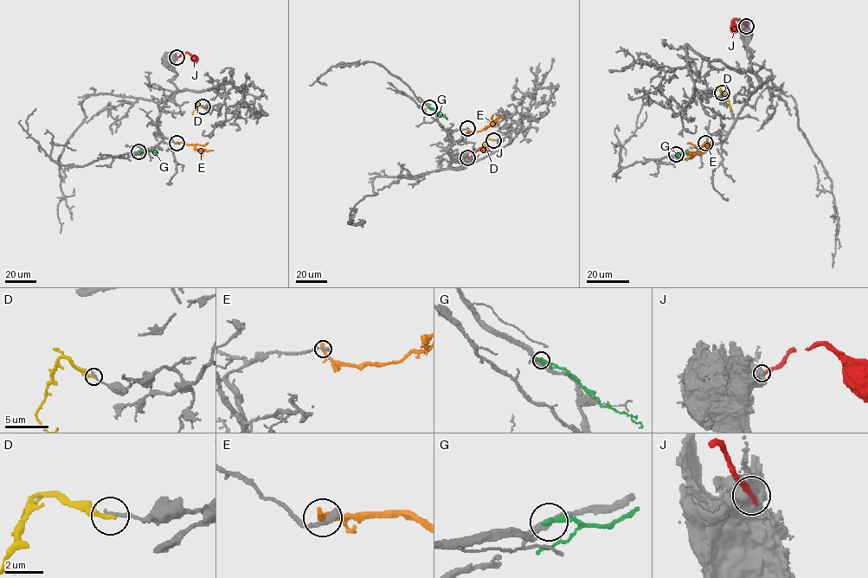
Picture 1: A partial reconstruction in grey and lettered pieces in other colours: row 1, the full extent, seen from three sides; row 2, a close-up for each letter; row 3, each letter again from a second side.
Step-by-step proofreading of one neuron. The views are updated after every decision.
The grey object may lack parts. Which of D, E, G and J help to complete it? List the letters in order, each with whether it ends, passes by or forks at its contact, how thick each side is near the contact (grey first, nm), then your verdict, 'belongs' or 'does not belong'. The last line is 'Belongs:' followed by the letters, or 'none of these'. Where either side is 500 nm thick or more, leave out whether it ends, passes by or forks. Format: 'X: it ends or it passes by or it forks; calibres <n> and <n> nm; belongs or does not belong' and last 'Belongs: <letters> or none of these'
D: it ends; calibres 200 and 280 nm; does not belong
E: it ends; calibres 400 and 360 nm; does not belong
G: it ends; calibres 280 and 280 nm; does not belong
J: calibres 800 and 320 nm; does not belong
Belongs: none of these

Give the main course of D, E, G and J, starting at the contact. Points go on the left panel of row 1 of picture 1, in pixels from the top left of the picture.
D: (202, 106), (196, 104), (192, 113), (197, 118)
E: (176, 143), (192, 144), (202, 150), (213, 150)
G: (138, 151), (156, 152)
J: (176, 58), (188, 53), (196, 62)

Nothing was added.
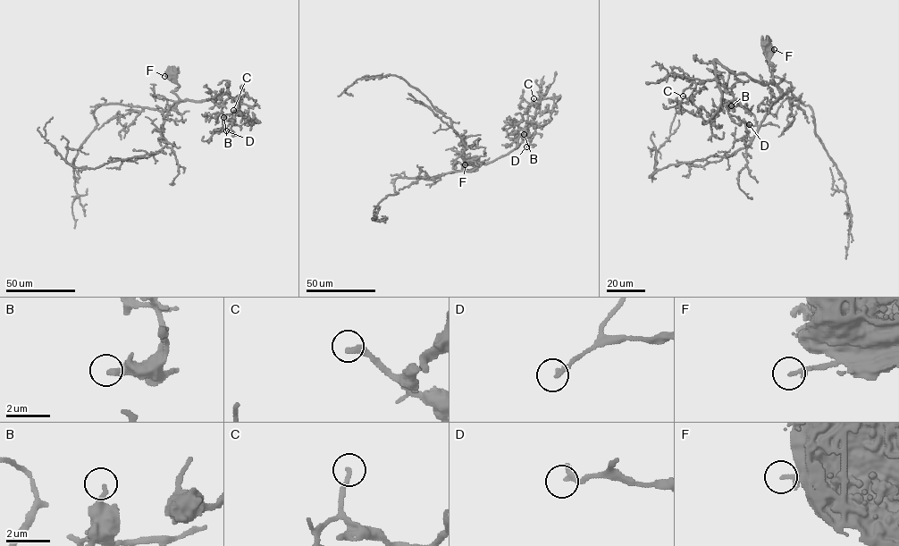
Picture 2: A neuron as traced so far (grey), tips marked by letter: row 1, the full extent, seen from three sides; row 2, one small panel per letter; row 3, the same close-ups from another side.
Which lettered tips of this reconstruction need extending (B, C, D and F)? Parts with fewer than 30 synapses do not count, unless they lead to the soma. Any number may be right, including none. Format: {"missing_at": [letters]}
{"missing_at": ["C"]}

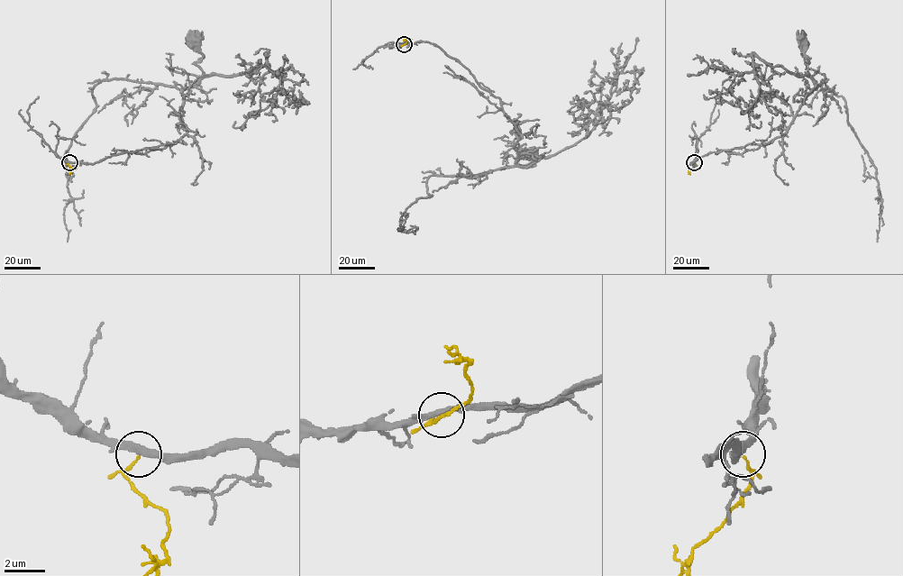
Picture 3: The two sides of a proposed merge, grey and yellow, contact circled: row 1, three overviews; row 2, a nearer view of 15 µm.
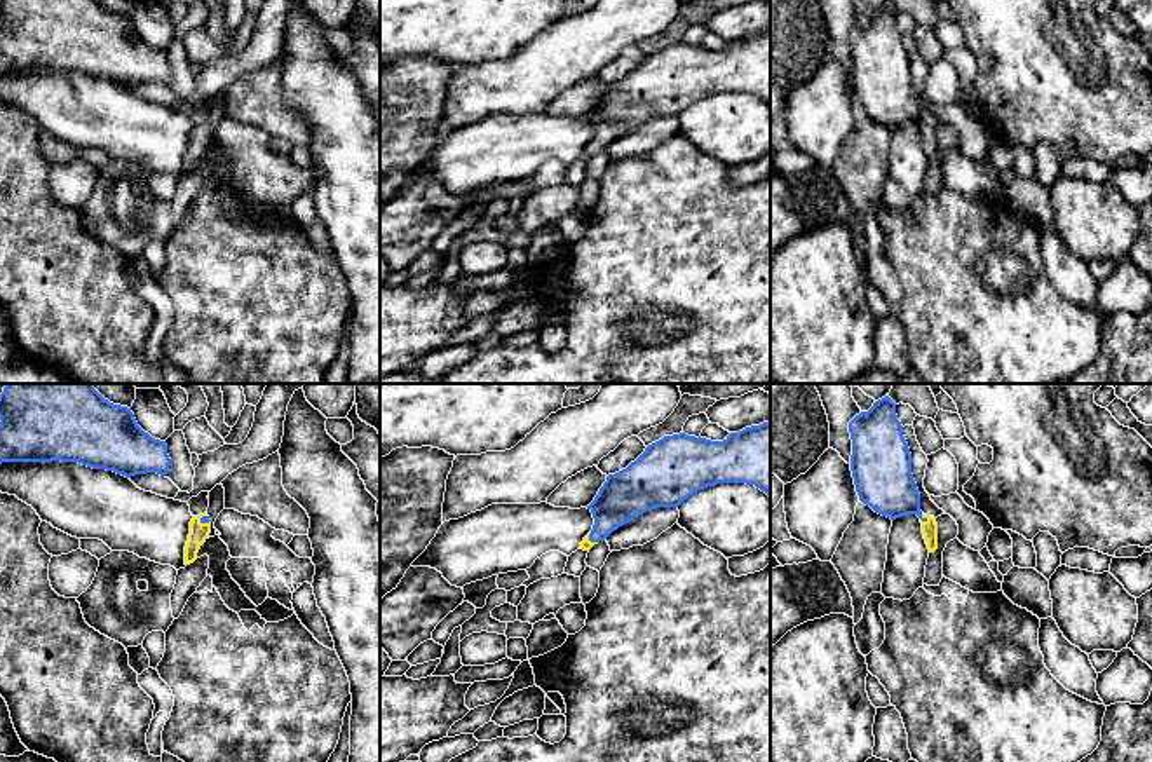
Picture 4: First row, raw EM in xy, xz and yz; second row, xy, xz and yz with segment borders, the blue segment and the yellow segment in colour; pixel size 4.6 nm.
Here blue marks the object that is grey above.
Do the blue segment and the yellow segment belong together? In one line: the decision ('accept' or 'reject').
accept

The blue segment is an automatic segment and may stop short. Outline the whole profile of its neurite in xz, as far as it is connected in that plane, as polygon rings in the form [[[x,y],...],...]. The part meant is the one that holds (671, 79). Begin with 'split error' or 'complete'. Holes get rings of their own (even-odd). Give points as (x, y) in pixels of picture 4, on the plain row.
split error; [[[770,30],[739,42],[730,42],[723,51],[680,42],[648,54],[626,78],[606,85],[598,105],[587,115],[593,122],[594,134],[580,152],[580,159],[589,160],[613,139],[647,120],[678,117],[695,101],[718,92],[755,94],[770,106]]]

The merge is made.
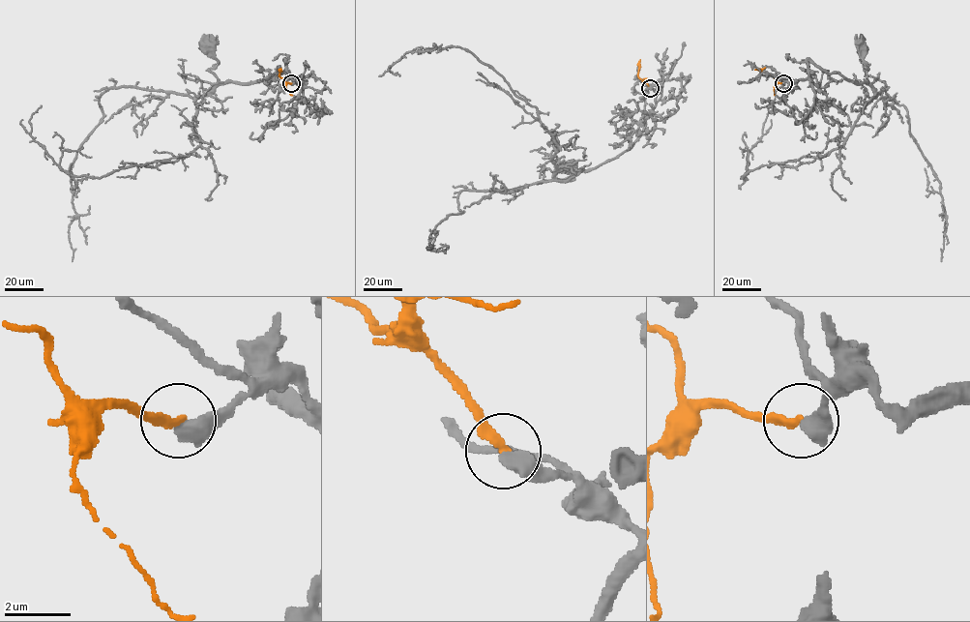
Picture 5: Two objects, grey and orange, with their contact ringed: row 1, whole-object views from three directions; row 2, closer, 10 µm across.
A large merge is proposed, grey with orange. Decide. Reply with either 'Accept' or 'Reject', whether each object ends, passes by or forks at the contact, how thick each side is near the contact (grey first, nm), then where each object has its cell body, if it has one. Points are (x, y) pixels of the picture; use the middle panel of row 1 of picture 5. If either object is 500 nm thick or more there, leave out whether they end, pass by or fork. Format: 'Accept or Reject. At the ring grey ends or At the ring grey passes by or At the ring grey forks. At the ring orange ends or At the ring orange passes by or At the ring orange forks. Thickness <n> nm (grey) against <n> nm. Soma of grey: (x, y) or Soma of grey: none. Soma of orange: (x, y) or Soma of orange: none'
Reject. Thickness 500 nm (grey) against 240 nm. Soma of grey: (566, 165). Soma of orange: none

